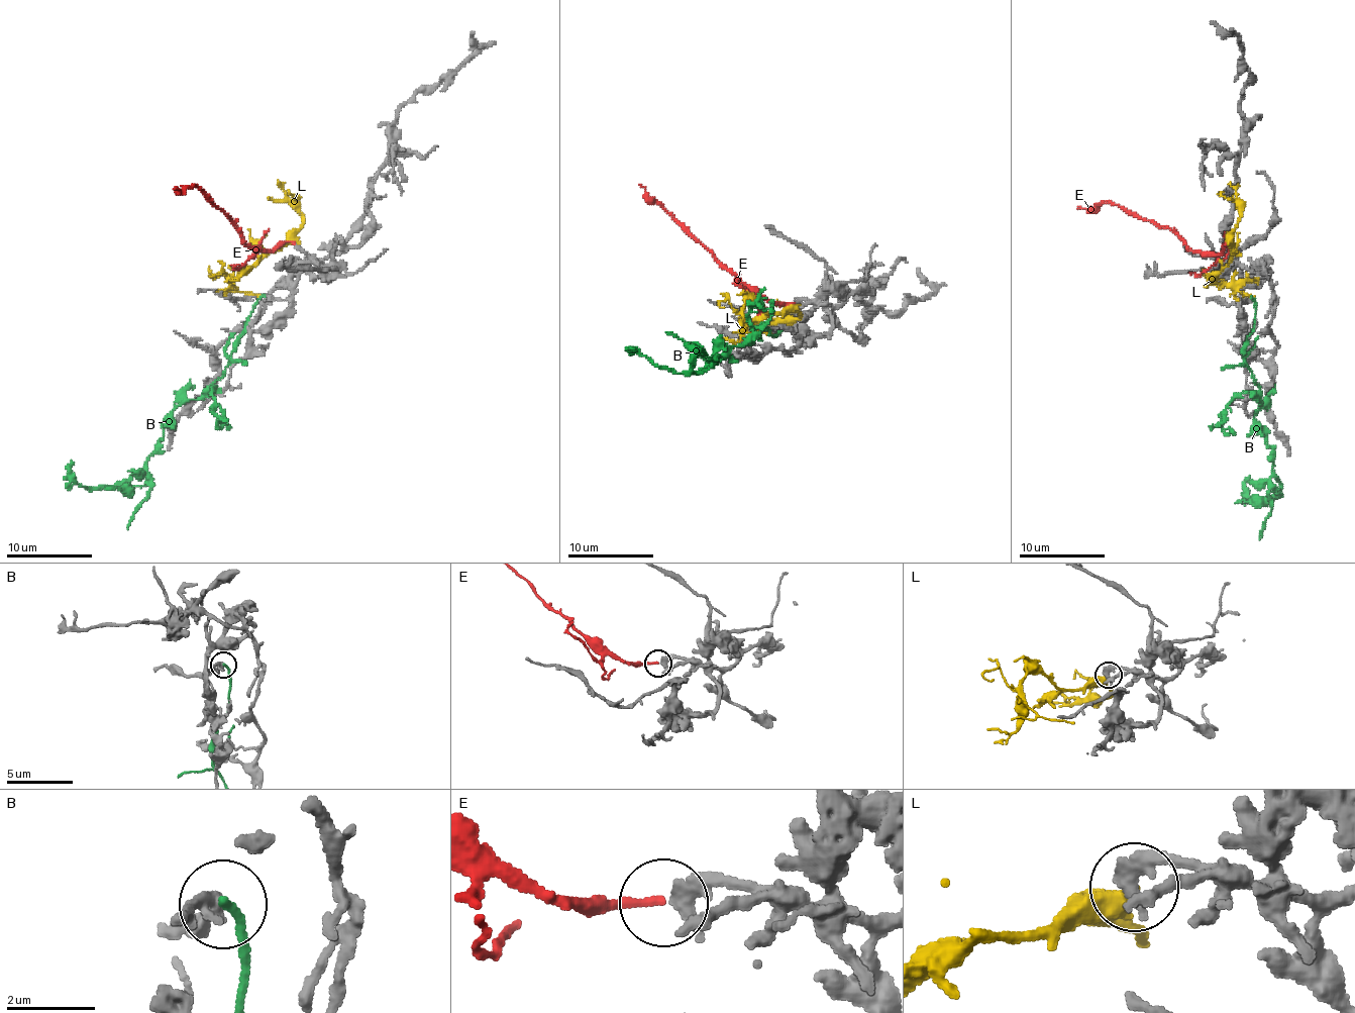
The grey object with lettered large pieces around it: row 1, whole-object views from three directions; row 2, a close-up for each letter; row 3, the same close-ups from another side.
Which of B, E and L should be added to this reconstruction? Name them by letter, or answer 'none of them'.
E

